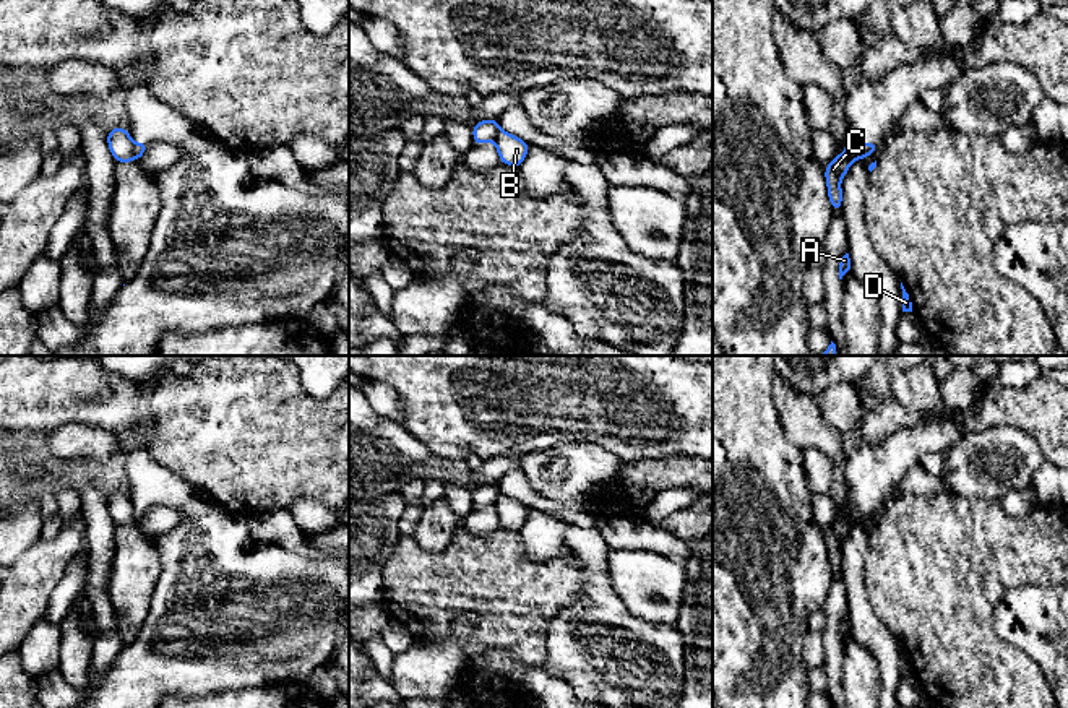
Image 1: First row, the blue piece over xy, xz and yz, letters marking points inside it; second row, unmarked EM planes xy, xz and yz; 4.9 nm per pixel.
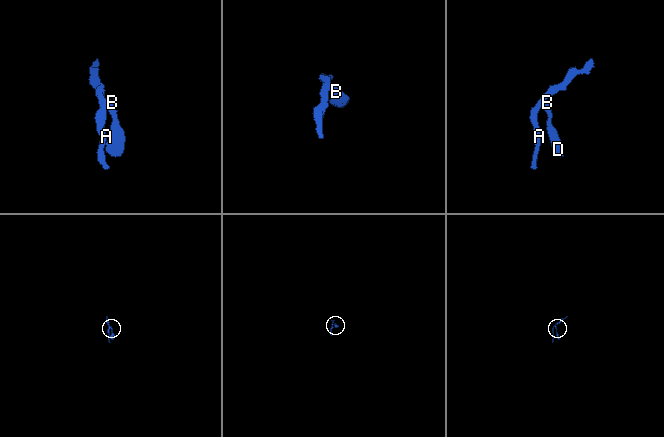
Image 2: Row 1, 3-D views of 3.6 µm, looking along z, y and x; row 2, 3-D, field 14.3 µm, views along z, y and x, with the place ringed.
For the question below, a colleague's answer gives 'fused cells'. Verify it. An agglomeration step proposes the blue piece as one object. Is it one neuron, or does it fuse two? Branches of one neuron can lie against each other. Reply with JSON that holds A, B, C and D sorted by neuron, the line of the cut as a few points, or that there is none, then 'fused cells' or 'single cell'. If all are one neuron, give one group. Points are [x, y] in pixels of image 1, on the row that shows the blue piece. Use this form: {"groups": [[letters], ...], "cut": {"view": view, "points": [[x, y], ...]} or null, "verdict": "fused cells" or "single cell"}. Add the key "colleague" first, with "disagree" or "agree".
{"colleague": "agree", "groups": [["A", "C"], ["B", "D"]], "cut": {"view": "yz", "points": [[848, 142], [856, 158]]}, "verdict": "fused cells"}

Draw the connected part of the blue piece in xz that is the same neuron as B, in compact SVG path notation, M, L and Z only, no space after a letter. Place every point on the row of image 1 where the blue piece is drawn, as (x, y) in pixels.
M500 130L495 138L495 146L502 164L519 167L529 151L529 145L521 138Z

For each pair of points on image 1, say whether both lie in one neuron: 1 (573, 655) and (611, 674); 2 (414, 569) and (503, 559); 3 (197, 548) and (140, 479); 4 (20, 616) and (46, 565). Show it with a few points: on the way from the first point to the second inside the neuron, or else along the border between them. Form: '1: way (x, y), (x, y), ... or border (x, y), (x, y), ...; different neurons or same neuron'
1: way (583, 655), (594, 658), (601, 664); same neuron
2: way (437, 569), (481, 567); same neuron
3: way (197, 526), (197, 517), (171, 491), (161, 486); same neuron
4: way (20, 603), (20, 591), (33, 578); same neuron

